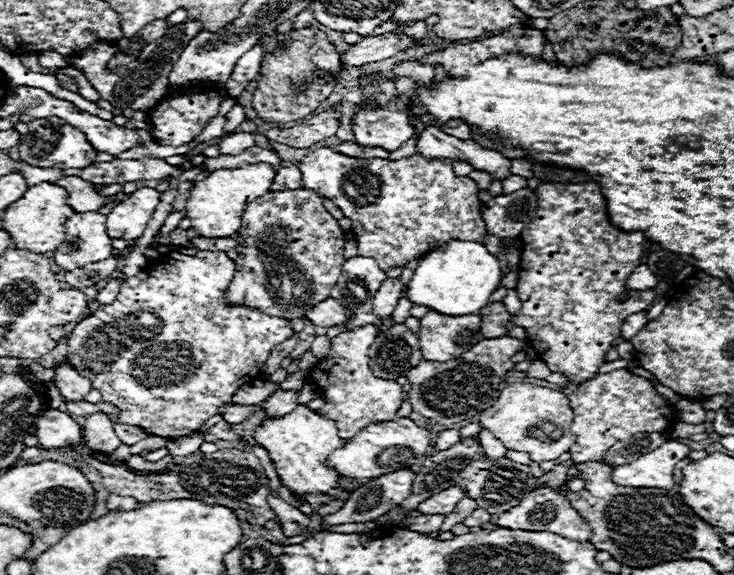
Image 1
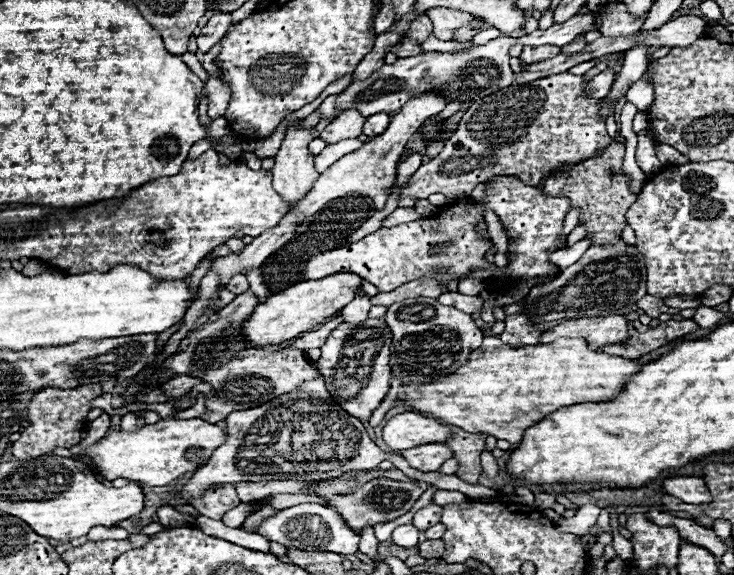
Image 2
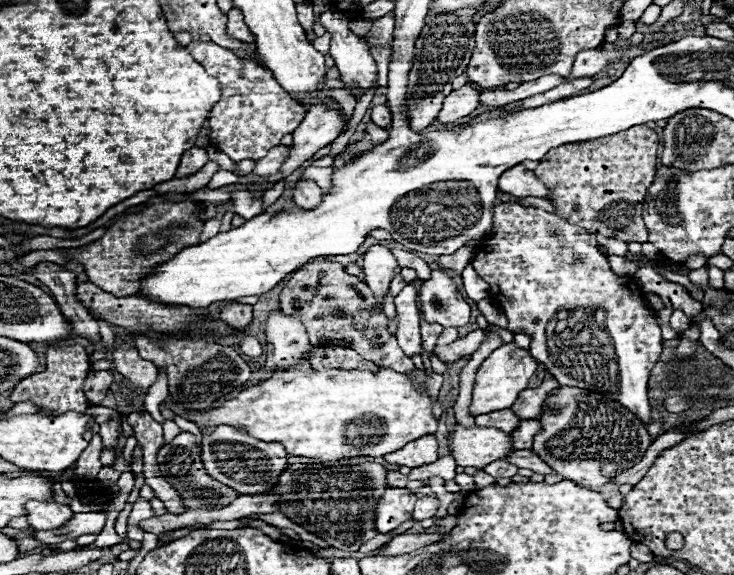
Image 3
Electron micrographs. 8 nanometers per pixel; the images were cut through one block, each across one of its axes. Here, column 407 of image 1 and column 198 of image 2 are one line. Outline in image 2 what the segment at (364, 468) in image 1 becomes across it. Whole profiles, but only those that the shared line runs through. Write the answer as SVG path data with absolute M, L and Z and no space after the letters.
M200 418L190 420L160 420L156 424L146 424L138 432L110 432L100 442L82 450L82 456L98 470L104 478L128 478L132 482L148 486L168 486L186 472L194 472L204 466L212 452L226 440L226 430L218 424L210 424Z

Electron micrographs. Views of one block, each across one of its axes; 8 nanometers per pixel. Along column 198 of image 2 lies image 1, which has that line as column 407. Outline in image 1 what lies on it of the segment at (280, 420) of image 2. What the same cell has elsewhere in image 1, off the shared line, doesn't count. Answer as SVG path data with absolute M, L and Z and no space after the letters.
M410 468L396 470L396 472L390 472L390 474L368 480L366 484L362 484L360 488L356 488L352 492L352 496L346 500L346 504L340 512L322 518L320 530L326 530L330 526L338 526L338 524L348 524L348 522L372 522L374 518L386 514L388 510L396 508L404 498L408 498L408 494L412 490L412 480L414 480L414 472Z

